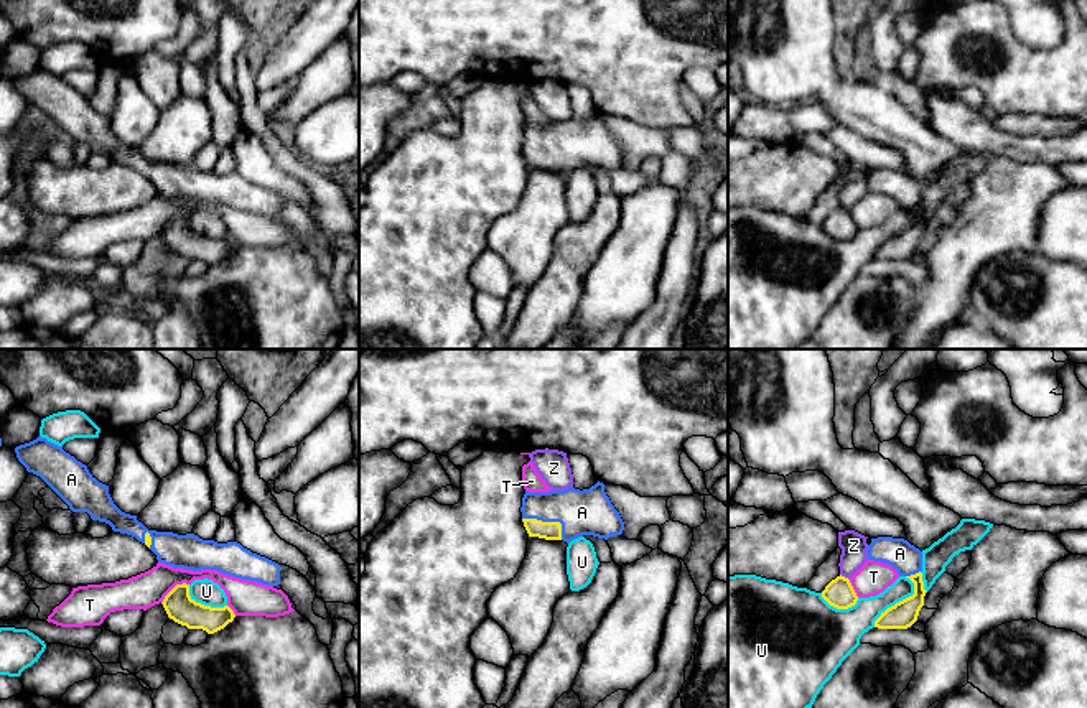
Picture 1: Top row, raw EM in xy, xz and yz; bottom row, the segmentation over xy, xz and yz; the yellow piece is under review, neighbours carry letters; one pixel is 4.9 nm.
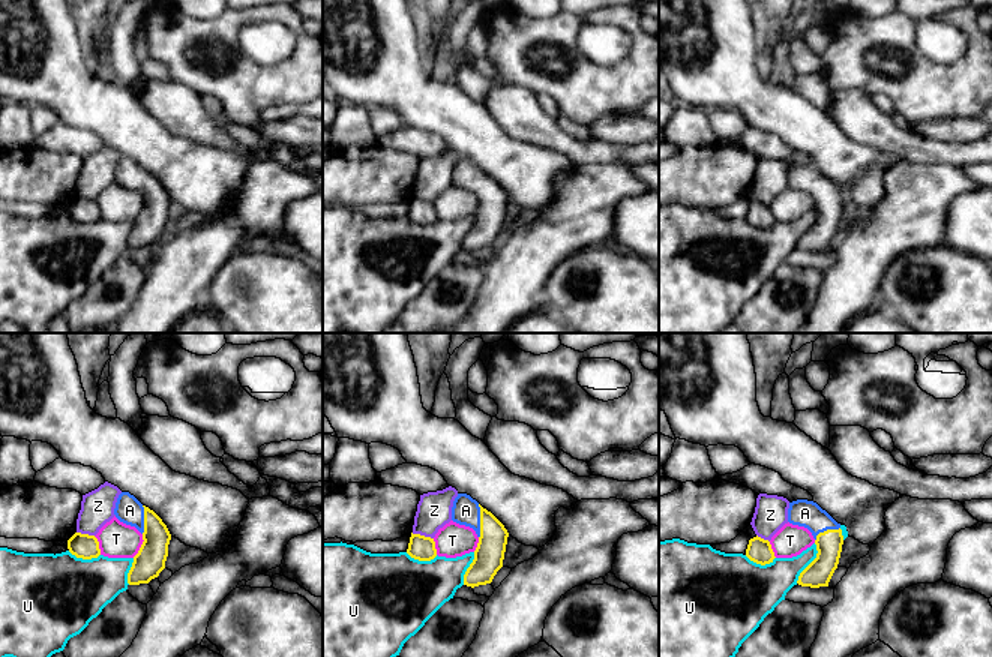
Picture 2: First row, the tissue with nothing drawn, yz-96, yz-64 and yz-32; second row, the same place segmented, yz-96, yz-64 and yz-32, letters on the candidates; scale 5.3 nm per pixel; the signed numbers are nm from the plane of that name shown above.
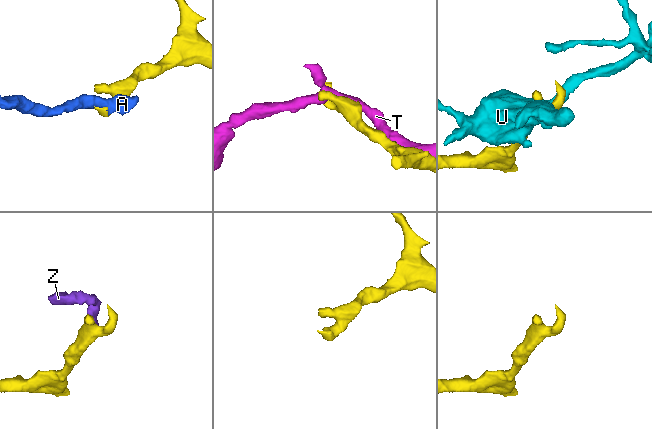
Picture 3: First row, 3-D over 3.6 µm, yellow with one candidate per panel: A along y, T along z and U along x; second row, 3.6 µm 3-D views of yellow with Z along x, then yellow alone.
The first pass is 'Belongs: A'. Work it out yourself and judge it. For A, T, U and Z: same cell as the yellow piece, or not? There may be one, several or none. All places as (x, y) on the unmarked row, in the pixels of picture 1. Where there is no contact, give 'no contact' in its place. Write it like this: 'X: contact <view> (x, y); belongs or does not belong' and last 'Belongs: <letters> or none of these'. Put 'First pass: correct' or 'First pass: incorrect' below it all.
A: contact xz (549, 153); belongs
T: contact xy (173, 219); does not belong
U: contact yz (900, 232); does not belong
Z: contact yz (844, 208); does not belong
Belongs: A
First pass: correct

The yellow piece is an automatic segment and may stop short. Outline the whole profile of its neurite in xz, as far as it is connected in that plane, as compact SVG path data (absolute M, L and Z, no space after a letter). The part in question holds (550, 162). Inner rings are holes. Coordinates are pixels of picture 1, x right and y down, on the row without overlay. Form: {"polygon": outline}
{"polygon": "M604 115L590 120L529 123L522 128L522 153L529 168L571 171L593 166L608 171L621 166L624 153L604 123Z"}

